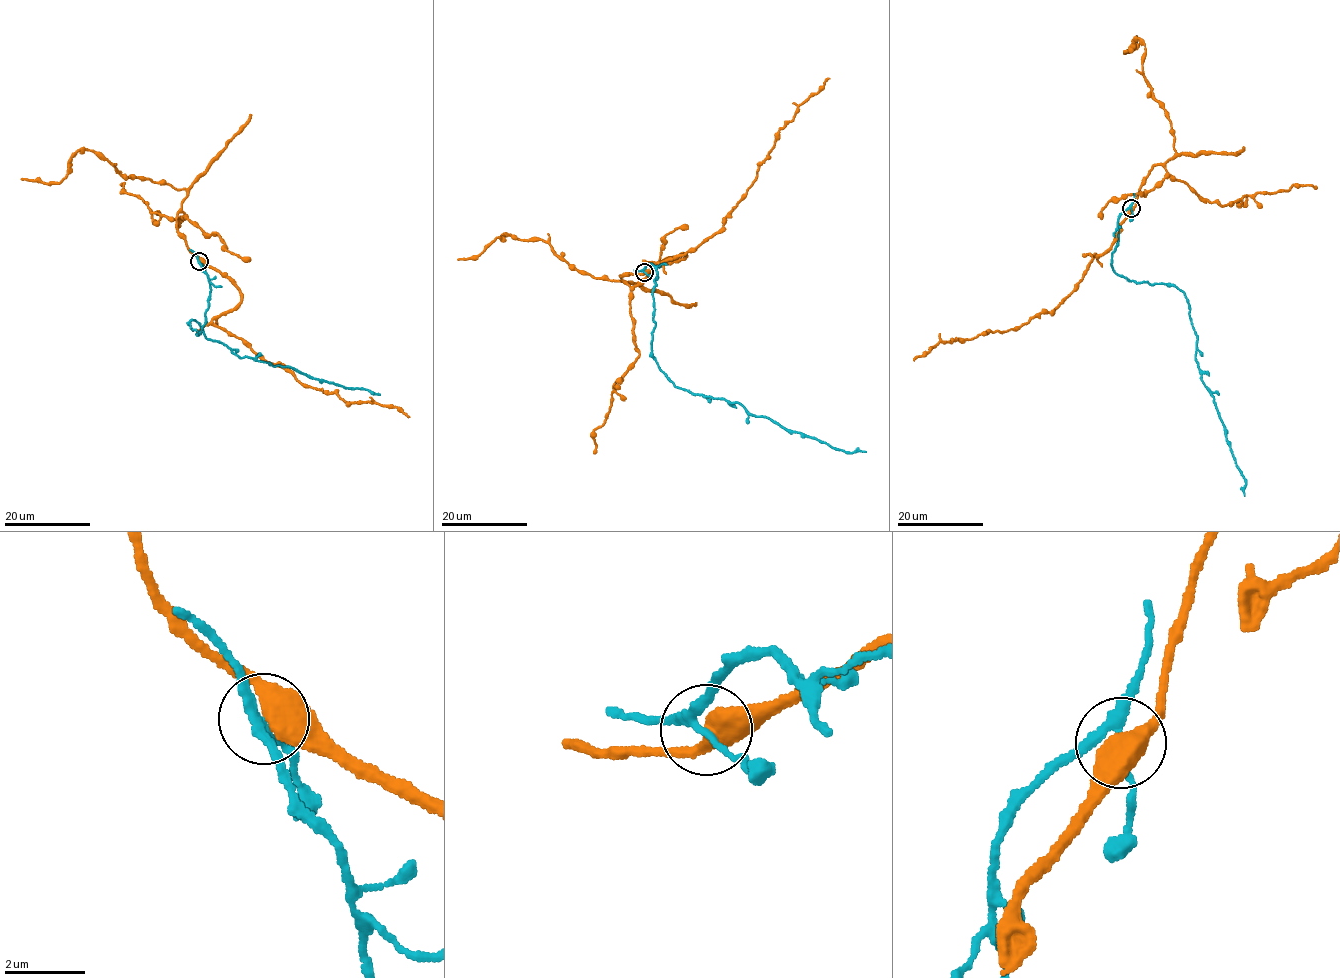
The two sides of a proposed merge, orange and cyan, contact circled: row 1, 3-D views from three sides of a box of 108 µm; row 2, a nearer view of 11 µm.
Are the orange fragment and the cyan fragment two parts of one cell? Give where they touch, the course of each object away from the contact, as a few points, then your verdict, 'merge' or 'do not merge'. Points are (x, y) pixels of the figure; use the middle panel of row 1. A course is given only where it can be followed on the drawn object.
place (644, 272); course orange (644, 271), (684, 257), (659, 263), (695, 248), (723, 227), (780, 130), (829, 78); course cyan (644, 271), (652, 263), (658, 276), (653, 359), (674, 385), (738, 402), (752, 416), (832, 447), (866, 452); do not merge

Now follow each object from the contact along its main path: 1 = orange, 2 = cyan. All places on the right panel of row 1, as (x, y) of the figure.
1: (1131, 208), (1110, 247), (1094, 253), (1072, 292), (1050, 312), (1004, 332), (941, 341), (913, 360)
2: (1131, 208), (1118, 220), (1111, 265), (1137, 283), (1174, 285), (1187, 299), (1201, 379), (1246, 482), (1245, 496)

